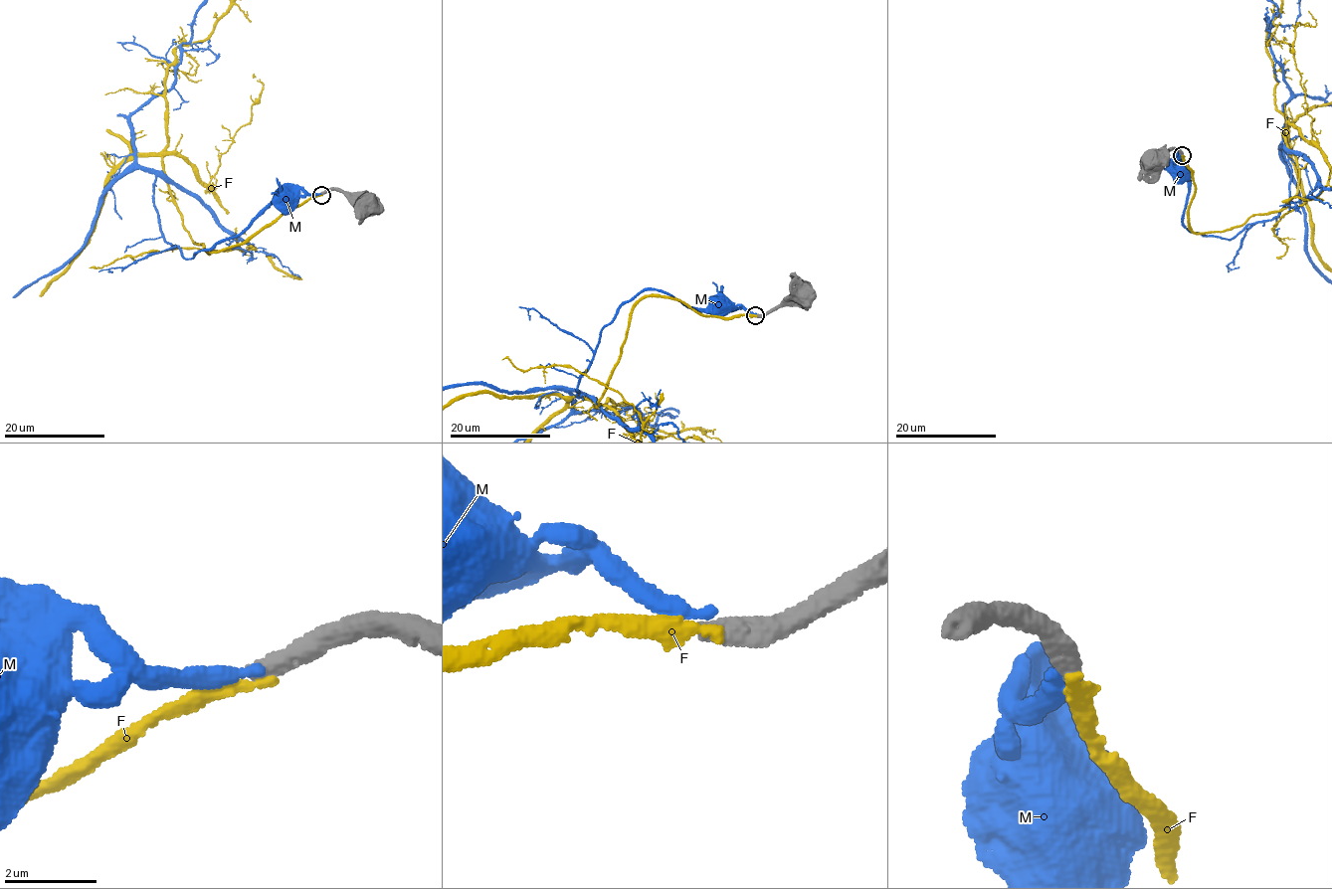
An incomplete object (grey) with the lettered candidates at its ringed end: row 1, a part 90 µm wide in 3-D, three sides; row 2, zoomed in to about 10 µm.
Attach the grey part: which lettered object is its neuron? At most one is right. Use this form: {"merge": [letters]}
{"merge": ["F"]}

